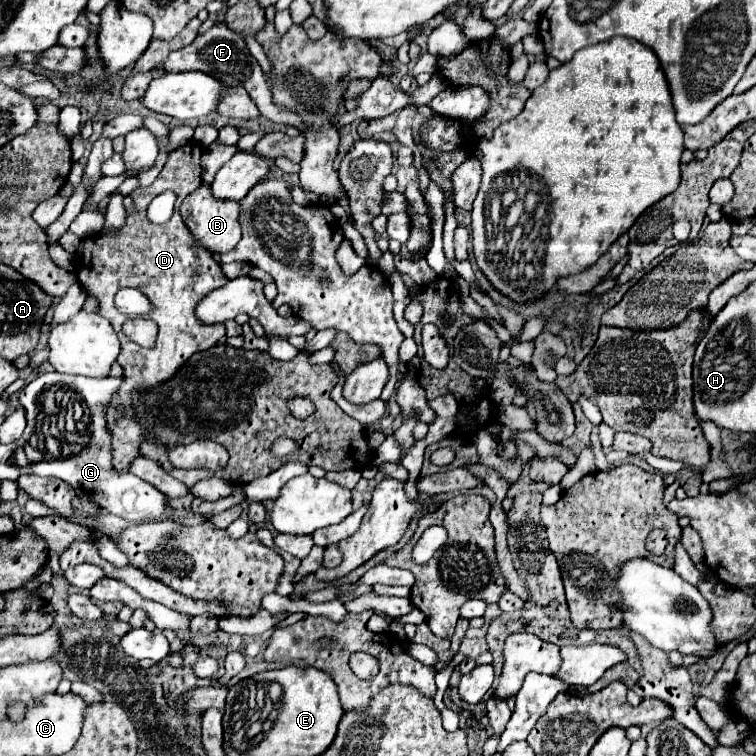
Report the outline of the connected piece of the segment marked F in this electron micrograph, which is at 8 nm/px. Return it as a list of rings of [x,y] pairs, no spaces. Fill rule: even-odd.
[[[223,22],[221,24],[215,24],[211,30],[207,30],[205,34],[197,36],[193,44],[189,44],[187,48],[181,48],[181,50],[175,50],[169,54],[169,58],[159,64],[159,68],[167,68],[167,72],[187,72],[187,70],[201,70],[201,72],[207,72],[211,76],[215,76],[217,80],[221,80],[223,84],[227,86],[243,86],[249,96],[255,100],[255,104],[259,106],[259,112],[273,120],[273,122],[279,122],[279,124],[289,124],[289,126],[295,126],[297,130],[301,130],[303,122],[299,120],[297,114],[291,114],[291,112],[285,112],[283,108],[275,106],[273,100],[271,100],[271,90],[269,90],[269,84],[267,84],[267,78],[259,66],[259,62],[251,56],[251,52],[247,50],[245,46],[245,40],[241,36],[237,36],[233,30],[229,30]]]

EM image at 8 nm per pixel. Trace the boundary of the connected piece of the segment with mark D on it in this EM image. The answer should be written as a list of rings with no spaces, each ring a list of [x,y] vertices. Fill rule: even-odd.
[[[189,142],[179,150],[171,152],[157,180],[147,188],[137,188],[131,192],[137,204],[137,212],[133,216],[127,216],[125,226],[85,238],[75,252],[79,284],[87,290],[89,296],[97,298],[97,314],[103,314],[103,318],[107,318],[113,324],[121,340],[121,354],[117,362],[123,366],[123,374],[127,380],[109,404],[107,424],[113,434],[113,466],[123,472],[127,470],[131,460],[139,456],[139,444],[145,434],[143,428],[133,420],[131,392],[145,390],[163,380],[169,380],[177,372],[177,368],[185,360],[189,360],[191,354],[215,346],[219,338],[225,336],[225,324],[199,322],[195,316],[195,308],[199,300],[203,300],[203,296],[227,284],[229,278],[223,274],[221,264],[213,258],[213,254],[207,252],[207,248],[199,248],[199,244],[195,244],[195,236],[187,232],[187,224],[183,224],[183,218],[177,212],[183,198],[191,194],[195,188],[199,188],[201,184],[199,158],[201,158],[201,146],[195,142]],[[165,190],[173,190],[177,194],[175,212],[169,222],[153,224],[147,220],[147,206],[157,194]],[[123,286],[141,288],[155,304],[155,310],[149,316],[159,326],[157,342],[153,348],[143,348],[131,342],[121,332],[121,324],[125,322],[125,316],[117,312],[113,304],[113,296]]]

